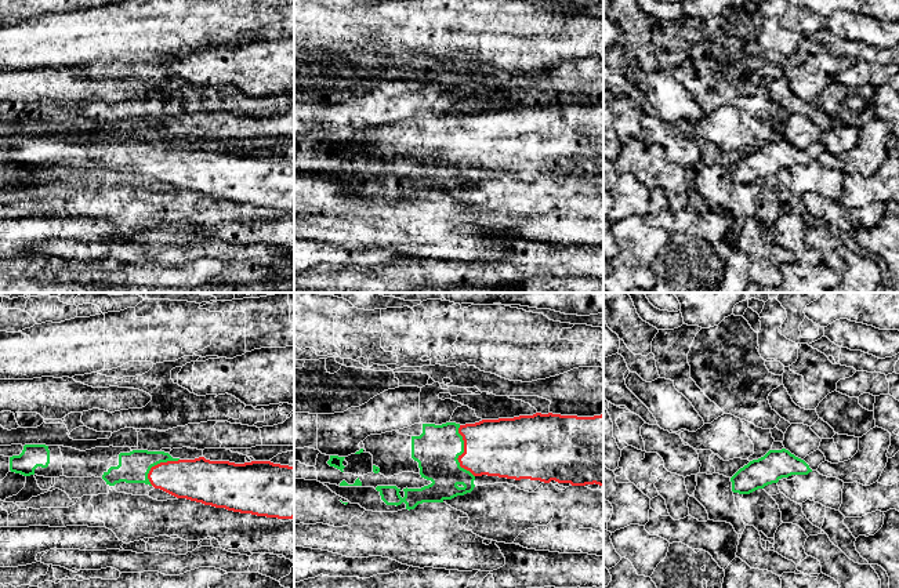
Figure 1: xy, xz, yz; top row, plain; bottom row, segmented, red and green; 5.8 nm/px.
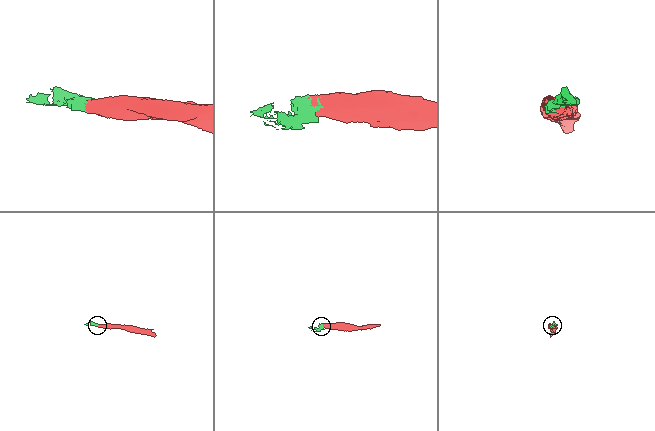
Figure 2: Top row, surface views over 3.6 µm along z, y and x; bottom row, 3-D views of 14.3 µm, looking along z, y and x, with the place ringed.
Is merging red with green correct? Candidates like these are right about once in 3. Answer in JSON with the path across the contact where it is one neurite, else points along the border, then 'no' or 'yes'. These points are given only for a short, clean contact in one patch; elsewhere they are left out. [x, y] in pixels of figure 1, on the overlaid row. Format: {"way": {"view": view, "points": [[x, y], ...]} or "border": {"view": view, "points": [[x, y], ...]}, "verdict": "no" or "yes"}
{"way": {"view": "xz", "points": [[504, 447], [484, 447], [463, 453], [445, 453], [437, 449]]}, "verdict": "yes"}

